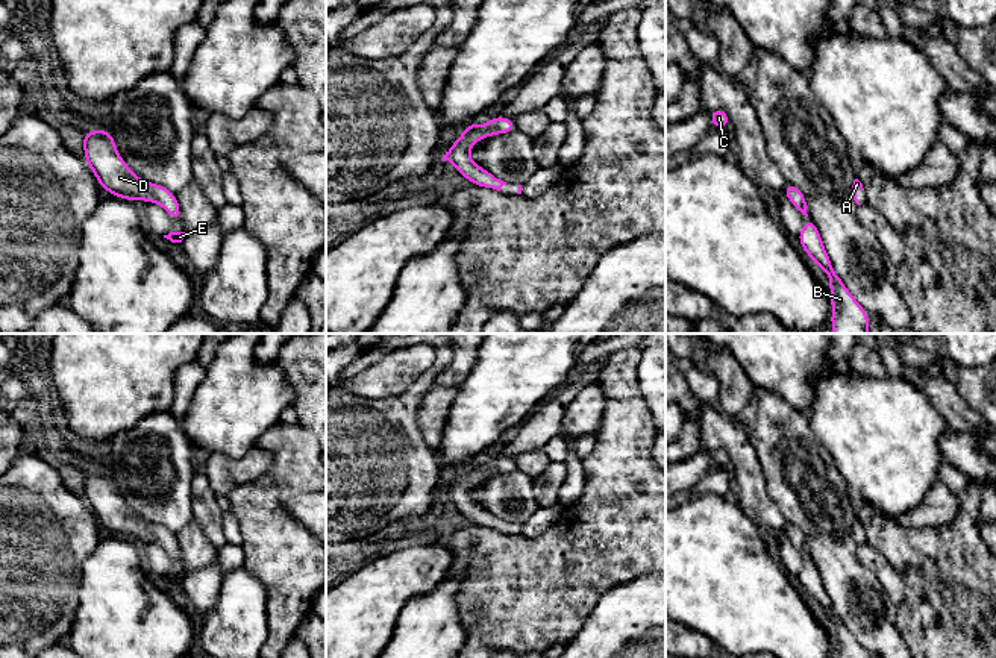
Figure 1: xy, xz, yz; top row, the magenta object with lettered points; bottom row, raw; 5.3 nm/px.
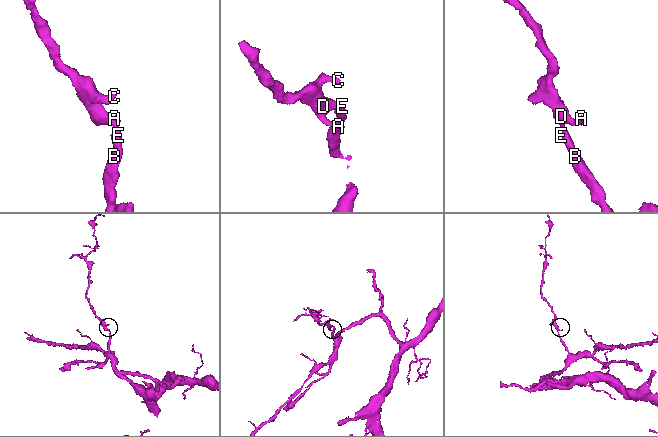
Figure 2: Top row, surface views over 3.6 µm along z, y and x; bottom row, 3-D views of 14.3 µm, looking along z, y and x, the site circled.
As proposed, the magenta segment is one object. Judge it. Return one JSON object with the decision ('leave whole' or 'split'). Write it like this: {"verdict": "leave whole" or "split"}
{"verdict": "leave whole"}

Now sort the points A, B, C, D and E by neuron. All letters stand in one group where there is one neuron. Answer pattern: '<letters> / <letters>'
A B C D E

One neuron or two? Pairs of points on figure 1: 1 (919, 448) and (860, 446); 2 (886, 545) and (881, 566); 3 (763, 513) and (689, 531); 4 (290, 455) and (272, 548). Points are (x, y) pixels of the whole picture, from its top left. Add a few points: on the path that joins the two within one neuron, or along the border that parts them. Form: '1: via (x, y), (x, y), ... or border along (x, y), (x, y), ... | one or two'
1: via (904, 448), (875, 446) | one
2: border along (864, 542), (892, 566), (904, 585) | two
3: border along (737, 504), (745, 510) | two
4: via (284, 478), (272, 493), (272, 525) | one

